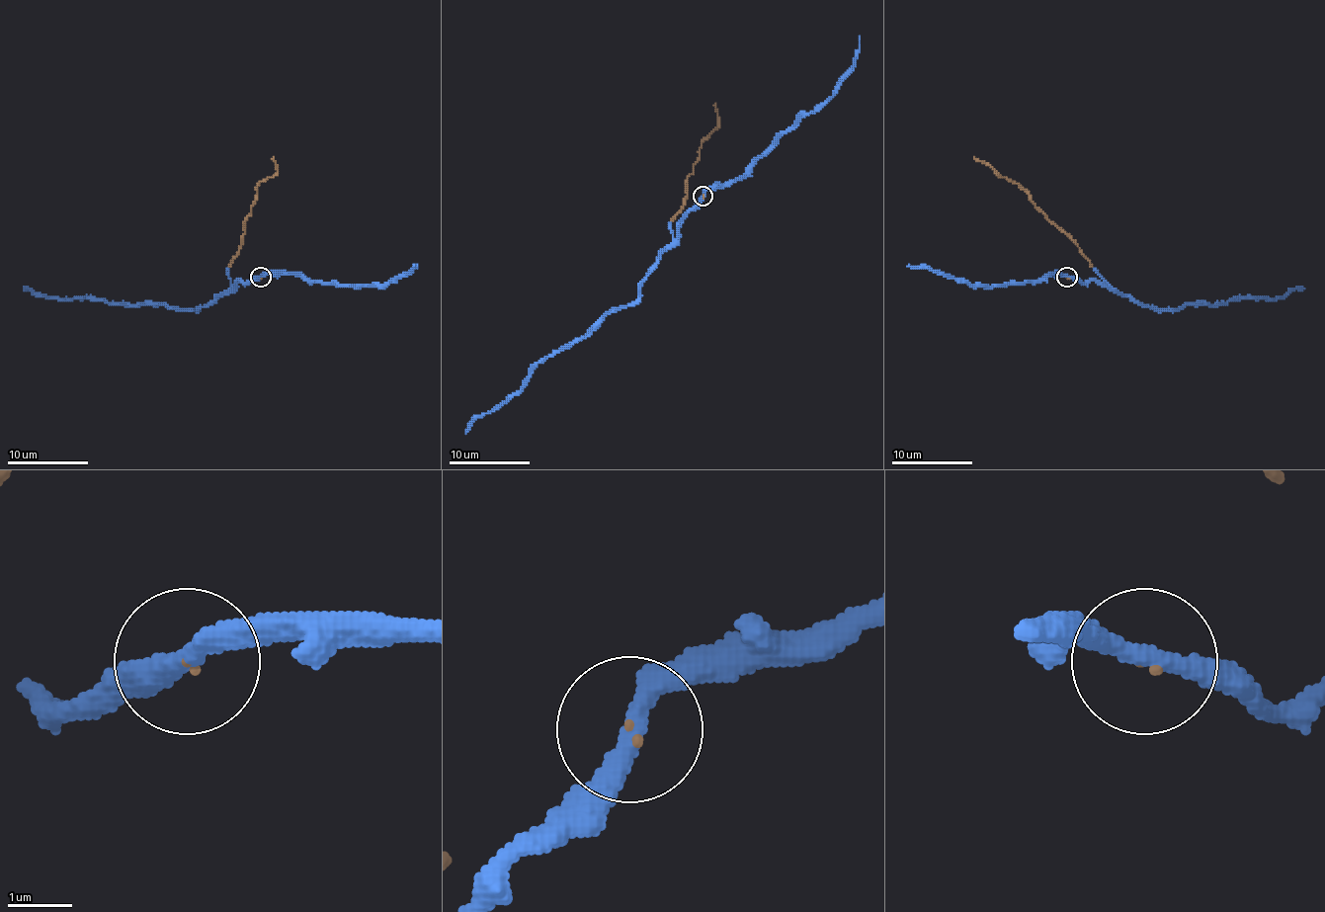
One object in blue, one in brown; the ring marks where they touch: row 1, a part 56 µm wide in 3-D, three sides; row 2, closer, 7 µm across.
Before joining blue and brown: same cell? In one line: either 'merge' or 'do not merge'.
merge

